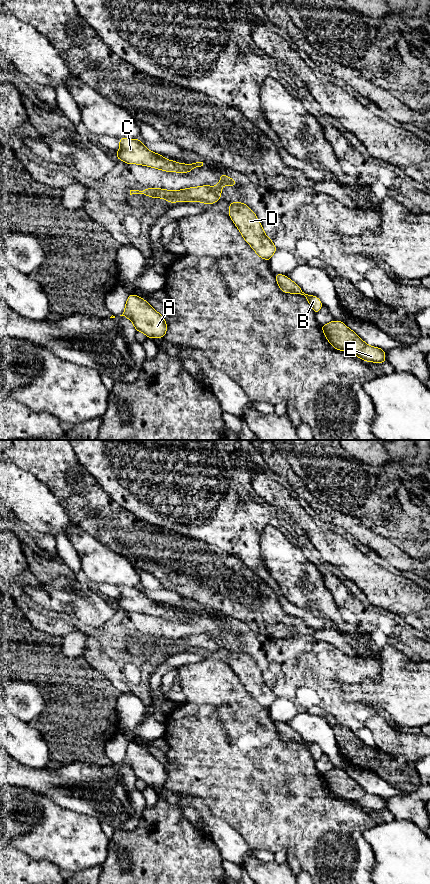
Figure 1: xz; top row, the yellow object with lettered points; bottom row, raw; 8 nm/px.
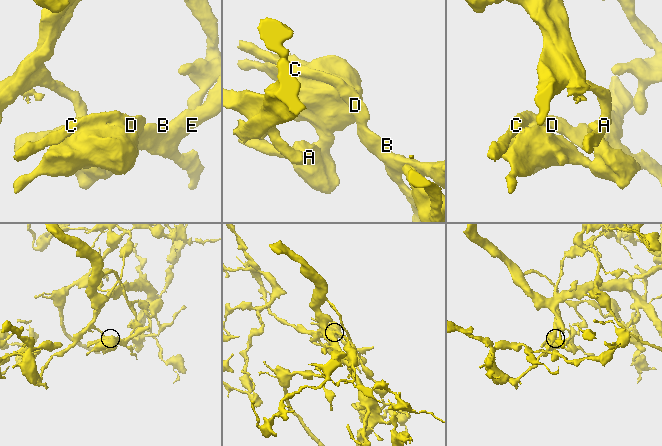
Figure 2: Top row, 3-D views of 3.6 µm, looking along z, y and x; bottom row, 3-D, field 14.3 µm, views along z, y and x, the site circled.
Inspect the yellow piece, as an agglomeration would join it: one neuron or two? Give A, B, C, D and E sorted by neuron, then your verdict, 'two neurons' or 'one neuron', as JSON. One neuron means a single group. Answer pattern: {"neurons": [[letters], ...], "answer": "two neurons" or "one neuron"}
{"neurons": [["A"], ["B", "C", "D", "E"]], "answer": "two neurons"}

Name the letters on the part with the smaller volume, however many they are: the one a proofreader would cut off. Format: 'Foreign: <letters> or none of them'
Foreign: B, C, D, E

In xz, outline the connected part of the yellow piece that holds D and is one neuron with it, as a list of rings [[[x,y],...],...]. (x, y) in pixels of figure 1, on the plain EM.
[[[244,651],[229,652],[229,665],[258,704],[270,709],[277,696],[268,686],[256,662]]]

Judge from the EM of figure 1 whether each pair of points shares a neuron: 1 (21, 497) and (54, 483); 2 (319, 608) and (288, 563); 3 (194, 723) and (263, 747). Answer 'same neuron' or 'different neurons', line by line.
1: different neurons
2: same neuron
3: same neuron

